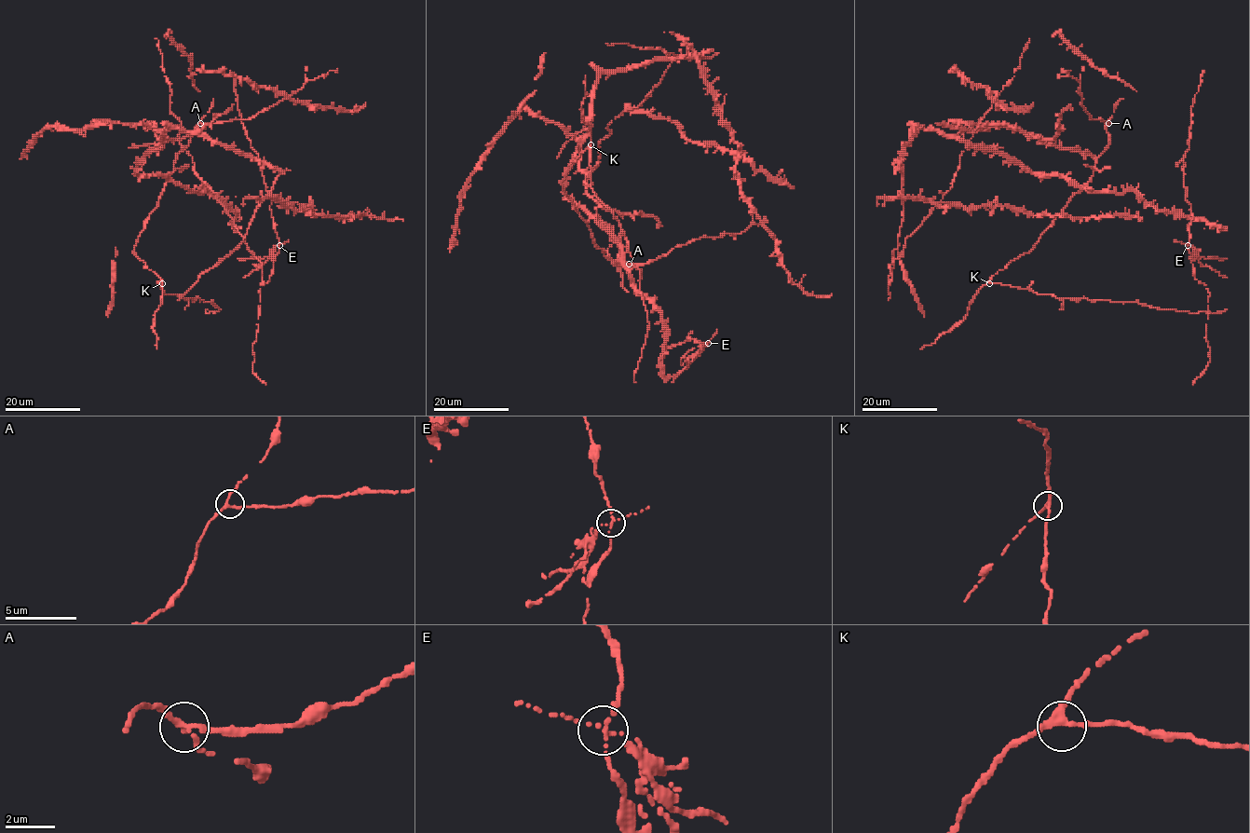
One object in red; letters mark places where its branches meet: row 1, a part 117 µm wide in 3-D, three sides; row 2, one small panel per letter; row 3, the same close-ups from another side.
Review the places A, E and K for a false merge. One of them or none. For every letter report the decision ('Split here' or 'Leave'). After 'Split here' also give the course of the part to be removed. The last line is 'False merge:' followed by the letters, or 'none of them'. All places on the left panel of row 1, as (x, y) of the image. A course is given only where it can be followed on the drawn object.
A: Leave
E: Split here. Course of the part to remove: (279, 245), (261, 266), (244, 278)
K: Leave
False merge: E

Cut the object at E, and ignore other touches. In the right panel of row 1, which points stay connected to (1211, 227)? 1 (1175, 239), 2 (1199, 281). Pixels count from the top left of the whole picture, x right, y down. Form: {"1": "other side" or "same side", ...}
{"1": "other side", "2": "same side"}

